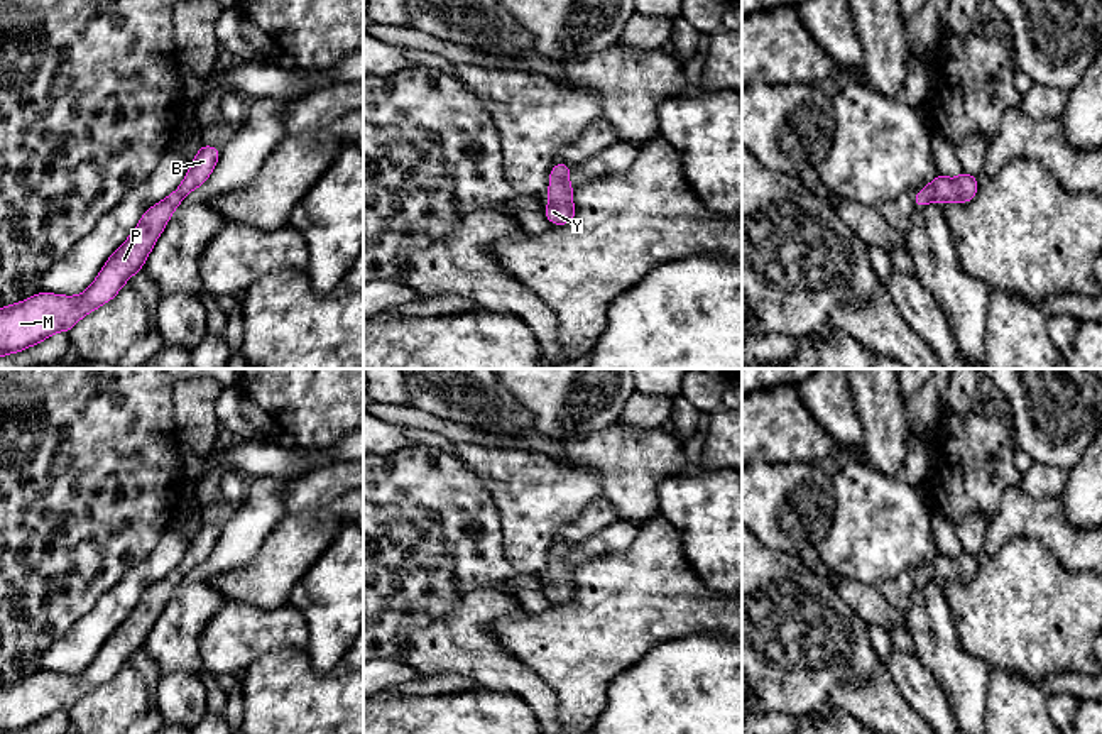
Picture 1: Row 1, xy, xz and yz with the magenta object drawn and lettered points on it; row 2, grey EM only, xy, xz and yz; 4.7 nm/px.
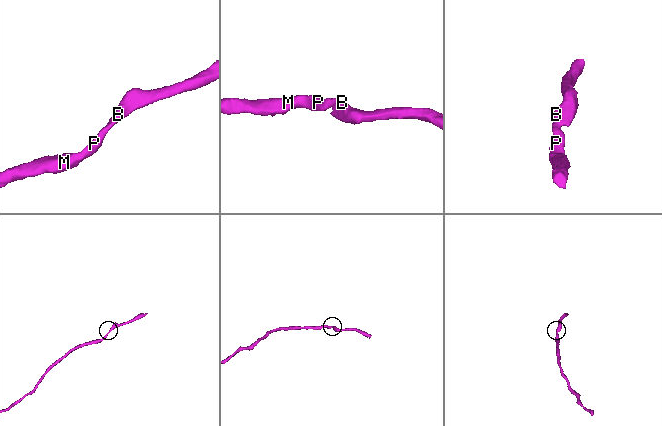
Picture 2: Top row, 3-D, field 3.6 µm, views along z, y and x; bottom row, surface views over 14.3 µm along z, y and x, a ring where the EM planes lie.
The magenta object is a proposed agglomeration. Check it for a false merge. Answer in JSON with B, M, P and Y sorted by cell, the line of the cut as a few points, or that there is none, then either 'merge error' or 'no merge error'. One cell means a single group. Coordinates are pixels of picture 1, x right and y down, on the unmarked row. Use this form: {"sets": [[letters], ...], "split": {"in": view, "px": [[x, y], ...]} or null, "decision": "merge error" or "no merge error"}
{"sets": [["B", "M", "P", "Y"]], "split": null, "decision": "no merge error"}

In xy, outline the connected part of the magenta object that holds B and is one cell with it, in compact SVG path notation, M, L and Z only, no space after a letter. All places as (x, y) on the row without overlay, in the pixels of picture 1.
M201 524L179 567L150 585L130 616L108 636L91 665L78 675L37 671L32 676L0 687L0 734L17 732L57 710L69 710L83 695L117 675L139 649L183 577L201 565L213 551L220 528Z

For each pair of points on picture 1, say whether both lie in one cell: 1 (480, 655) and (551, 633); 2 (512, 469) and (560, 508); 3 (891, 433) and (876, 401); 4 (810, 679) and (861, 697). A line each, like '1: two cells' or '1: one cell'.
1: two cells
2: one cell
3: one cell
4: two cells

